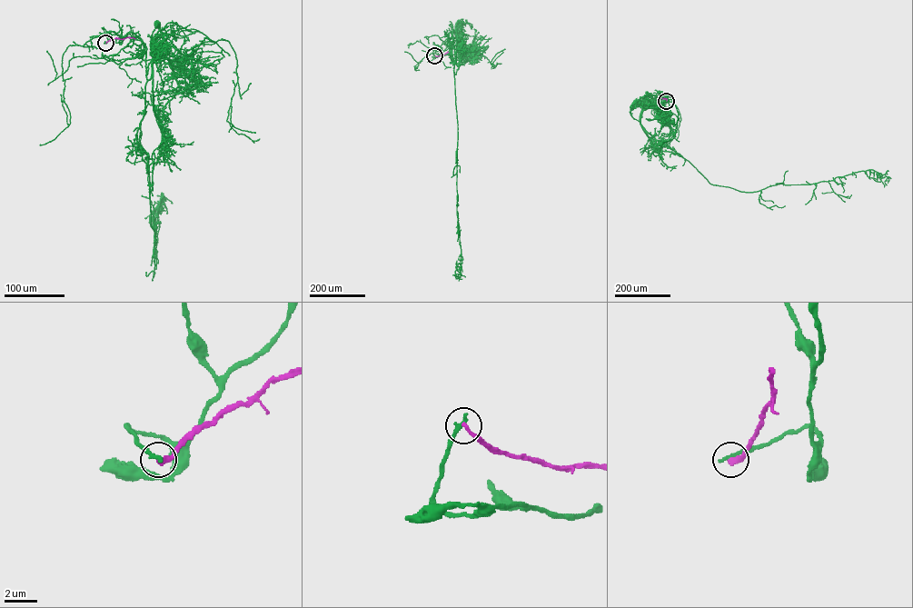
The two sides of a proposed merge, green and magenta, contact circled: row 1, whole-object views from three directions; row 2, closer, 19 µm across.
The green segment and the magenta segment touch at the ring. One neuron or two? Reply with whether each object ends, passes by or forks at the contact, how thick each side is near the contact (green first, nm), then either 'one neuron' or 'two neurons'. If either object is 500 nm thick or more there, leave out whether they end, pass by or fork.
green ends | magenta ends | 320/300 nm | two neurons

